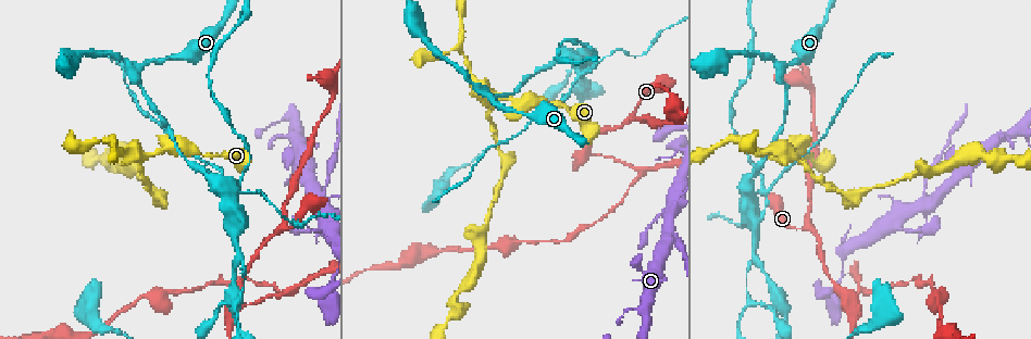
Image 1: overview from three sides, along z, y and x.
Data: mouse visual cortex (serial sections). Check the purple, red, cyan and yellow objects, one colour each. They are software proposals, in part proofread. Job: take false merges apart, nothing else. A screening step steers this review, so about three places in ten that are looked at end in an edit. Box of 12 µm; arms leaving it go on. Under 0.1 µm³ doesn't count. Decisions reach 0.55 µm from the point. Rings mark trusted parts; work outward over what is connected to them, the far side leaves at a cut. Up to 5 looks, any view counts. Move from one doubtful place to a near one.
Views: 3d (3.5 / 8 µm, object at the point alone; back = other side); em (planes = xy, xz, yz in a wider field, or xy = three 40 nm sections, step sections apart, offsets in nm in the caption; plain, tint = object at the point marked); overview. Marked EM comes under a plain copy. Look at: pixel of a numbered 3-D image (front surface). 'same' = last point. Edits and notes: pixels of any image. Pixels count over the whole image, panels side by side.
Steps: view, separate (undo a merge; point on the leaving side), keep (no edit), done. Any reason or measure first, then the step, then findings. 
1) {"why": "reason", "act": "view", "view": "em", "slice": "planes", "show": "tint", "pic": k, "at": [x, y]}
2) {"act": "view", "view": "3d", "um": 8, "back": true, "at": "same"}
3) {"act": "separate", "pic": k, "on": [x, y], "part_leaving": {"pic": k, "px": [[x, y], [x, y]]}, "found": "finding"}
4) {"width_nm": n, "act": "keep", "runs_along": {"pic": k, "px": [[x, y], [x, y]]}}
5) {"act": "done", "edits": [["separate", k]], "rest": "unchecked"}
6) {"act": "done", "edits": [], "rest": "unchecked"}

{"act": "view", "view": "3d", "um": 3.5, "pic": 1, "at": [483, 92]}

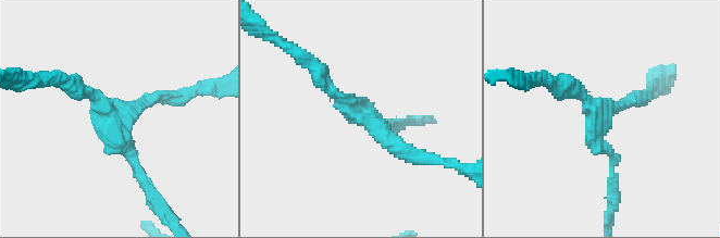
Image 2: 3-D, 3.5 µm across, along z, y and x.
{"why": "need the tissue", "act": "view", "view": "em", "slice": "planes", "show": "tint", "pic": 2, "at": [604, 118]}

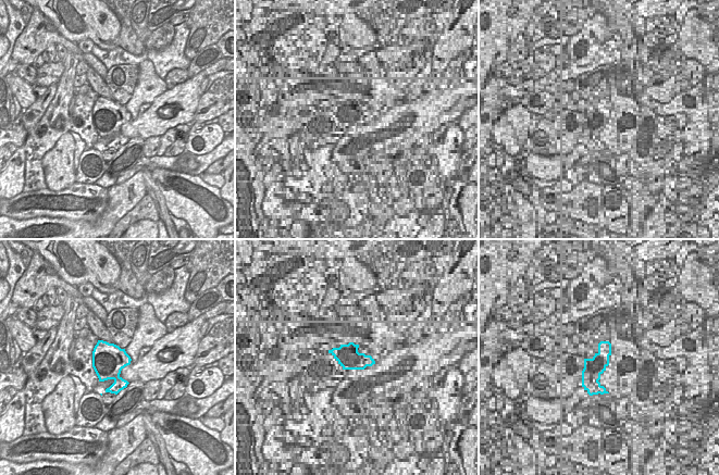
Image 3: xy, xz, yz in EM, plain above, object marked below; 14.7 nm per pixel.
{"why": "another direction", "act": "view", "view": "em", "slice": "xy", "step": 3, "show": "tint", "at": "same"}

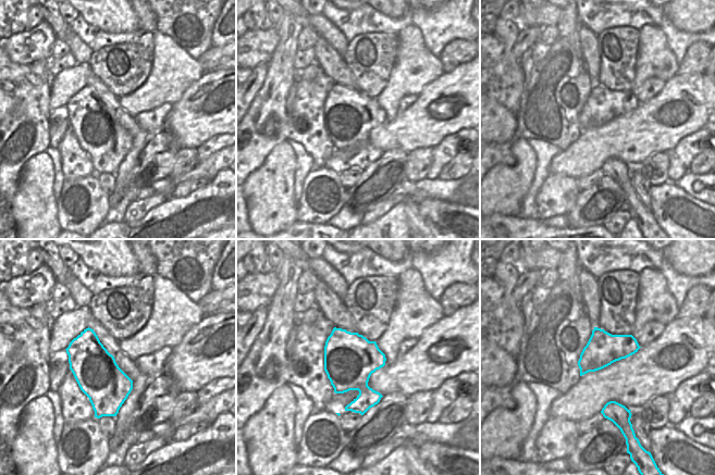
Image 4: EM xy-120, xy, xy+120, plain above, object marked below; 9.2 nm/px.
{"width_nm": 480, "act": "keep", "runs_along": {"pic": 2, "px": [[644, 96], [611, 109], [597, 129], [613, 179]]}, "found": "continuous, no second cell"}

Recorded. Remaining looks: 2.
{"why": "four or more arms meet", "act": "view", "view": "3d", "um": 3.5, "pic": 1, "at": [758, 191]}

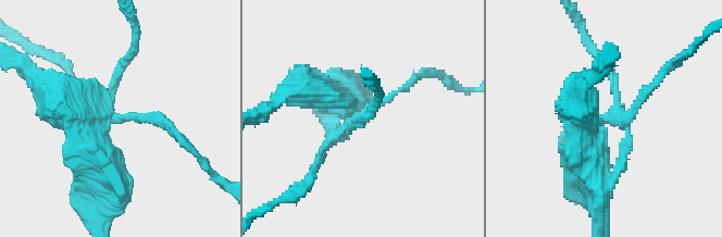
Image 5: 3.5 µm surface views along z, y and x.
{"arms": 4, "arm_widths_nm": [100, 150, 150, 500], "why": "shape alone is not enough", "act": "view", "view": "em", "slice": "xy", "step": 2, "show": "tint", "pic": 5, "at": [604, 116]}

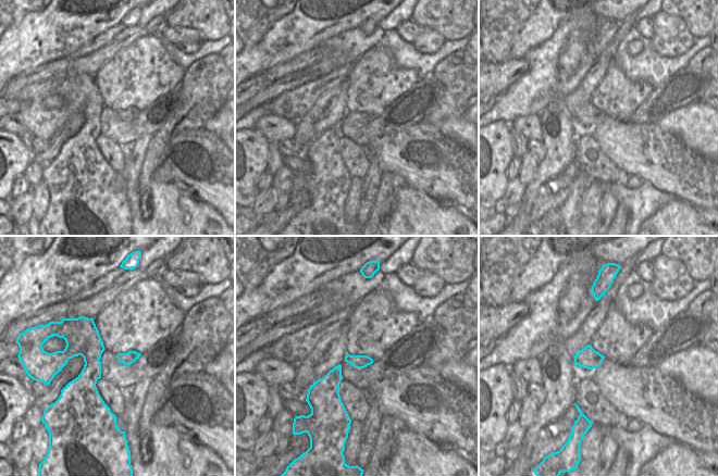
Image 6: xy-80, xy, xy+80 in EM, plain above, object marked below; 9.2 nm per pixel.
{"act": "separate", "pic": 5, "on": [114, 82], "part_leaving": {"pic": 5, "px": [[356, 115], [378, 94]]}, "found": "two cells meet here"}

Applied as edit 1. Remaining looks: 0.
{"act": "done", "edits": [["separate", 5]], "rest": "unchecked"}

